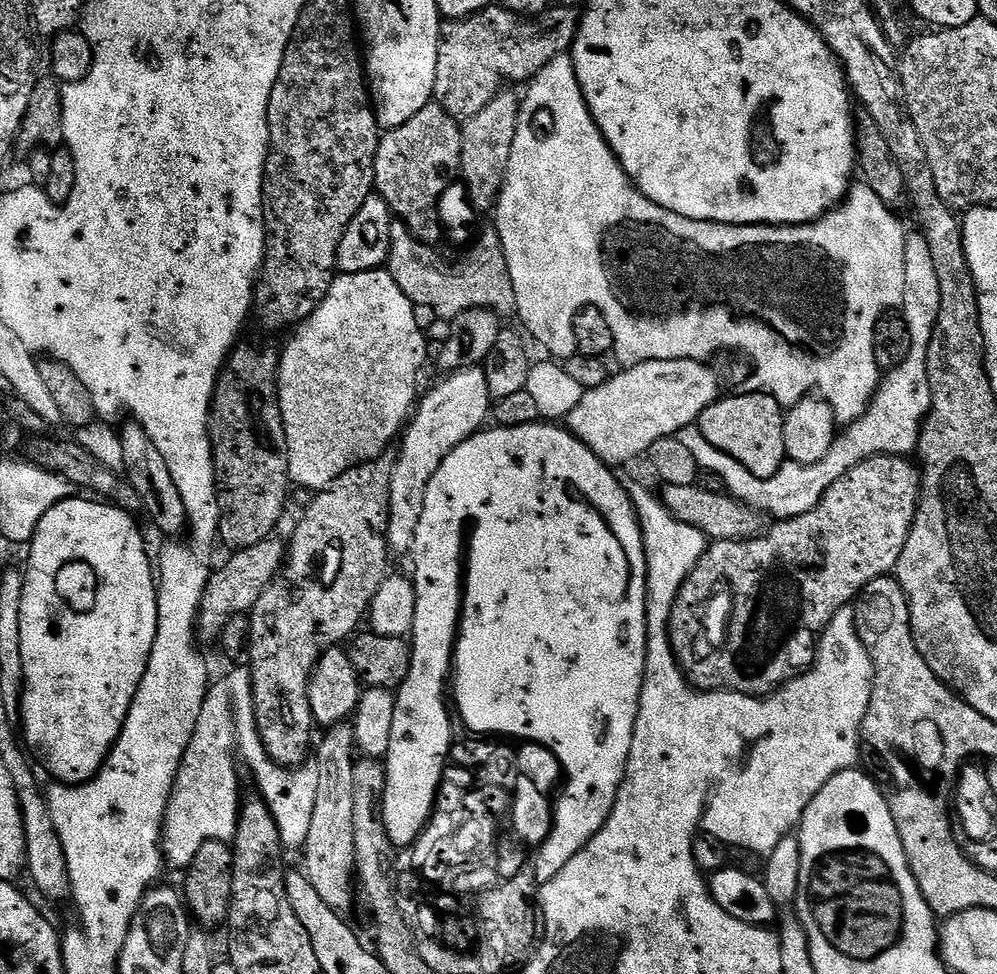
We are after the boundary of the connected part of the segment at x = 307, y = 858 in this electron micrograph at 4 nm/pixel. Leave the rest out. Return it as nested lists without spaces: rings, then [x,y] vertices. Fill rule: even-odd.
[[[351,723],[335,724],[323,733],[324,741],[314,748],[314,763],[318,770],[318,795],[314,797],[314,815],[310,817],[310,834],[302,849],[304,877],[314,886],[322,902],[340,916],[347,917],[352,908],[354,892],[354,751],[356,739]]]

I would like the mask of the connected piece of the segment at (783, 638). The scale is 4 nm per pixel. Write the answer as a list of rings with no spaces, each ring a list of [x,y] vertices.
[[[871,456],[866,462],[854,466],[854,470],[850,470],[845,476],[838,478],[838,482],[834,482],[834,486],[830,486],[830,490],[826,490],[826,494],[818,502],[818,506],[814,506],[814,510],[789,520],[776,520],[769,532],[767,529],[763,534],[754,536],[750,540],[718,540],[709,547],[702,563],[715,570],[722,578],[730,578],[735,589],[736,611],[734,618],[731,619],[728,632],[728,652],[723,657],[722,681],[724,680],[725,689],[739,690],[747,692],[750,696],[763,698],[783,688],[789,680],[804,675],[815,664],[818,638],[823,636],[836,611],[839,608],[849,607],[871,580],[876,580],[879,576],[887,576],[895,569],[898,558],[906,546],[908,532],[916,517],[916,507],[920,501],[921,475],[921,469],[911,459],[902,456]]]

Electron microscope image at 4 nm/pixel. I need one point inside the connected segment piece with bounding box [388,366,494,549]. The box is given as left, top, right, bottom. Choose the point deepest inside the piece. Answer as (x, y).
(450, 413)

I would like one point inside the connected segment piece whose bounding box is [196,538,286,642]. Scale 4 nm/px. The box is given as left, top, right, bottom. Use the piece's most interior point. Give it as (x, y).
(234, 589)

